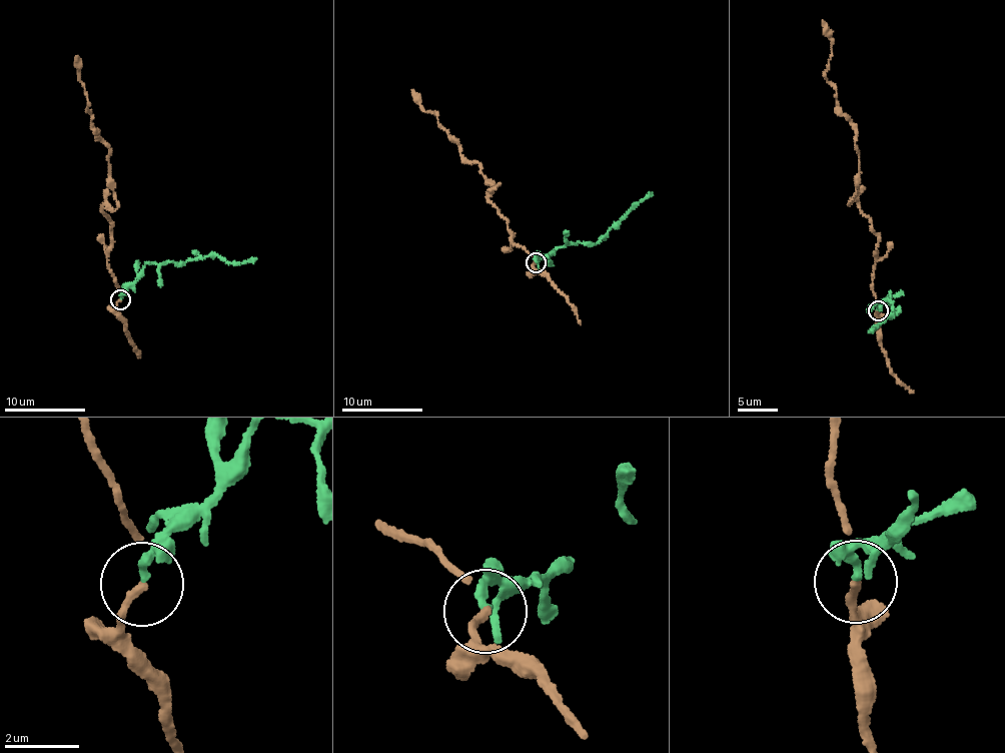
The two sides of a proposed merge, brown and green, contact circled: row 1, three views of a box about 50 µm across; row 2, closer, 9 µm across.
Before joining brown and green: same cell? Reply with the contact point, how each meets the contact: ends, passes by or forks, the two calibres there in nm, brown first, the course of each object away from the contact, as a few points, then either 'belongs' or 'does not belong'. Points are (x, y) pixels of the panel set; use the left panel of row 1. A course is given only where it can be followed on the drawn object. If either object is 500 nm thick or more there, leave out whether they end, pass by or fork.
(120, 299) | brown passes by | green ends | 140/240 nm | brown via (120, 299), (107, 261), (111, 220), (102, 206), (115, 209), (109, 145), (91, 124), (76, 56) | green via (120, 297), (146, 263), (192, 260), (204, 255), (239, 263), (256, 258) | does not belong

